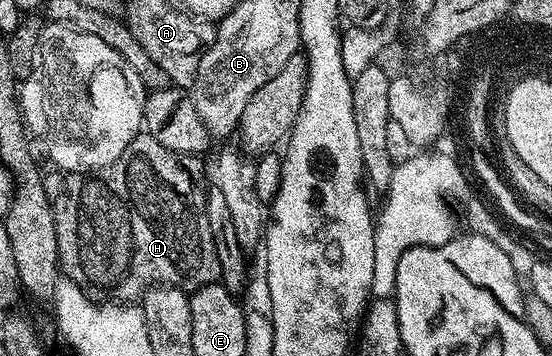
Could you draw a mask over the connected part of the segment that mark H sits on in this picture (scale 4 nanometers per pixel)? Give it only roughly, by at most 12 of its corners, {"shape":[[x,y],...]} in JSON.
{"shape":[[134,137],[54,202],[62,272],[135,303],[222,275],[194,156]]}

